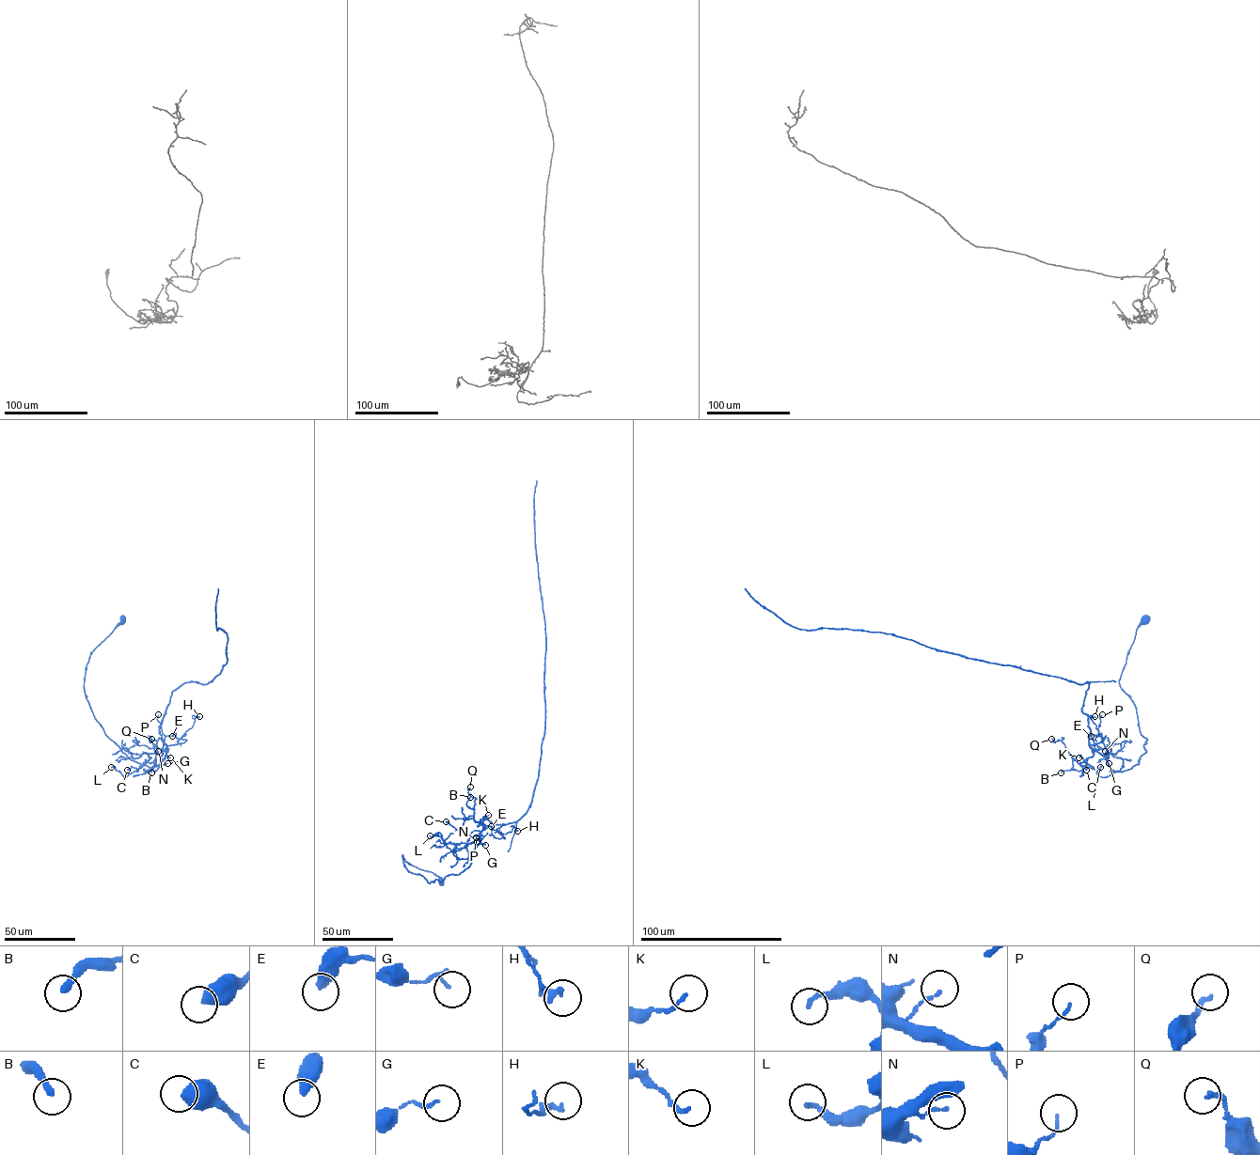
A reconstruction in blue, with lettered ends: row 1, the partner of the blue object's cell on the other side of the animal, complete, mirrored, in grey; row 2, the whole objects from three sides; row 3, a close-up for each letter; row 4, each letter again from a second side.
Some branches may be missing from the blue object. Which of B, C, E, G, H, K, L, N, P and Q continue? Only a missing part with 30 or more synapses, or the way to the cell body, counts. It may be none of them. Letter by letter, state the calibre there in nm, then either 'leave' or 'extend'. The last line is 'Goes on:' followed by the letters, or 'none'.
B: 280 nm | leave
C: 550 nm | leave
E: 420 nm | leave
G: 90 nm | leave
H: 220 nm | leave
K: 140 nm | leave
L: 180 nm | leave
N: 110 nm | leave
P: 80 nm | leave
Q: 170 nm | leave
Goes on: none

